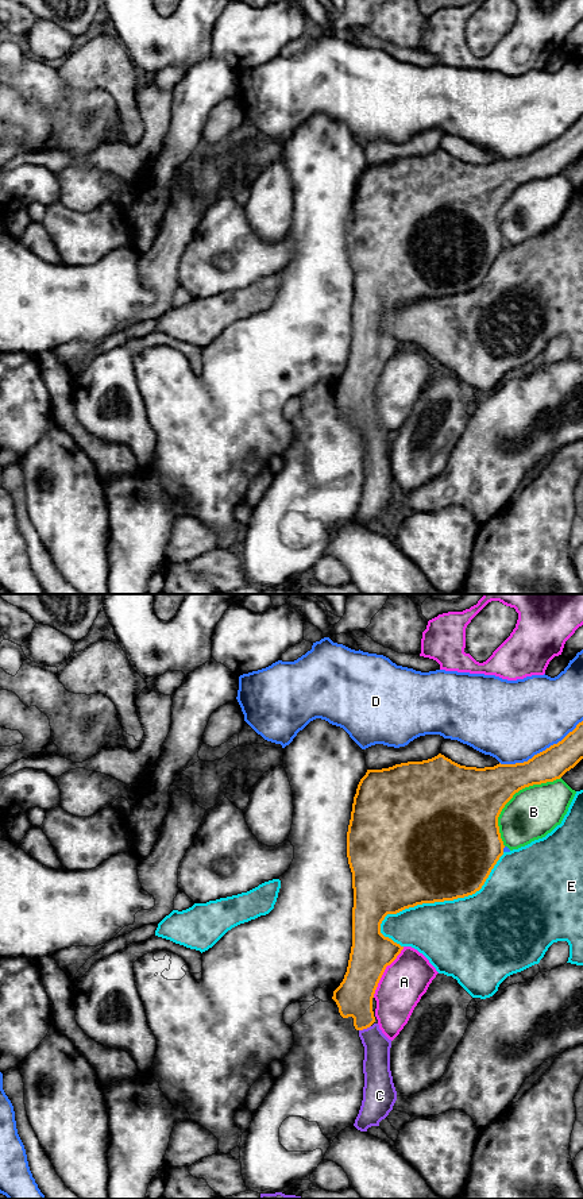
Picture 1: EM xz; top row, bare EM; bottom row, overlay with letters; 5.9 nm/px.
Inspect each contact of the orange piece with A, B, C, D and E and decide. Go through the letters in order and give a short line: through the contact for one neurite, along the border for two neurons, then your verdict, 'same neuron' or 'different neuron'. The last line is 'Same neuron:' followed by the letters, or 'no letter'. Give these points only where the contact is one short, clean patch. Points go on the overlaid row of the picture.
A: different neuron
B: different neuron
C: xz (354, 997), (362, 1011), (365, 1028), (377, 1047) | same neuron
D: different neuron
E: different neuron
Same neuron: C

